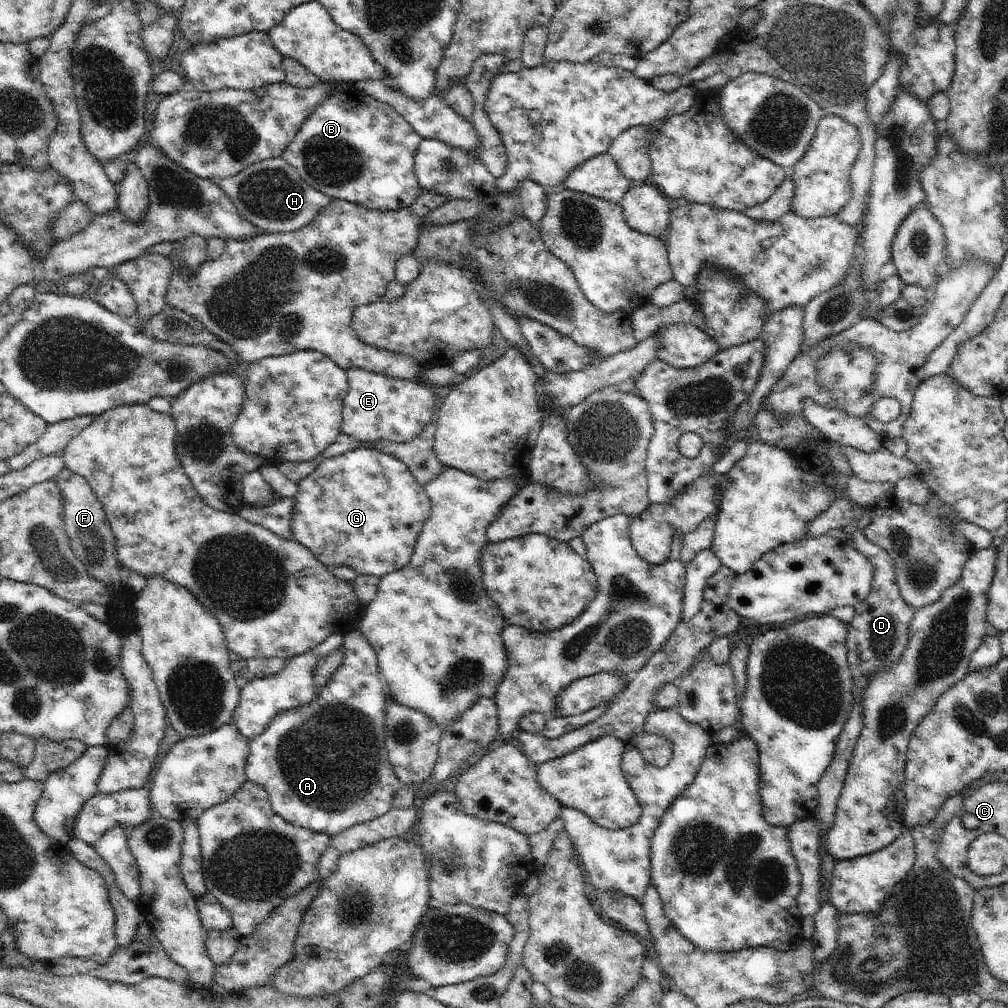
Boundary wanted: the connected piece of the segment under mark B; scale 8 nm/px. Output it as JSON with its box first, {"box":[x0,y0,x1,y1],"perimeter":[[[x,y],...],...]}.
{"box":[281,85,423,212],"perimeter":[[[350,85],[348,88],[336,89],[319,102],[301,124],[294,140],[284,149],[281,157],[294,166],[312,188],[333,199],[386,212],[408,206],[423,191],[414,172],[414,157],[422,141],[420,133],[392,106]]]}

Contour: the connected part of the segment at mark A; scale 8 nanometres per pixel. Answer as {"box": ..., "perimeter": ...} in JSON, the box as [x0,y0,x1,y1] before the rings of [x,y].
{"box":[245,629,401,837],"perimeter":[[[359,629],[350,630],[345,635],[343,645],[344,653],[342,664],[330,678],[328,684],[320,688],[319,695],[307,705],[286,709],[274,715],[274,718],[266,725],[266,728],[257,736],[250,740],[249,755],[245,766],[247,781],[255,782],[264,787],[269,794],[269,801],[274,812],[277,812],[285,821],[295,825],[300,825],[317,833],[326,833],[331,837],[333,834],[341,833],[352,825],[371,821],[381,817],[393,807],[393,800],[397,790],[401,787],[400,779],[393,771],[392,763],[389,761],[385,747],[385,700],[386,688],[384,688],[382,676],[379,673],[378,657],[374,647],[366,640],[366,637]]]}

